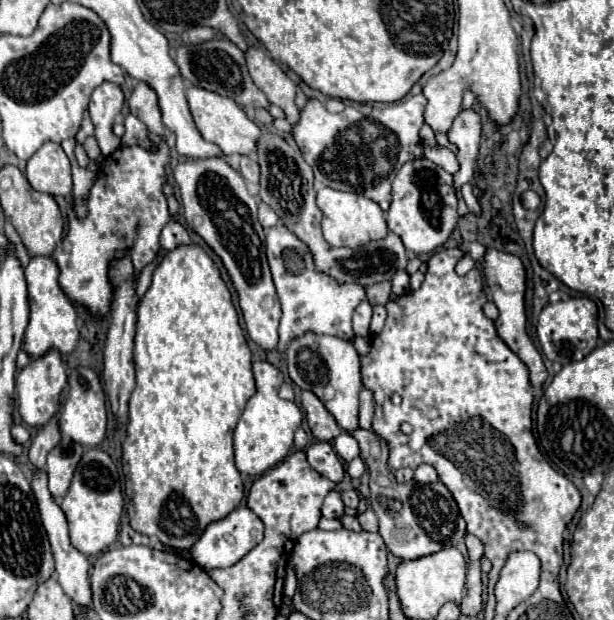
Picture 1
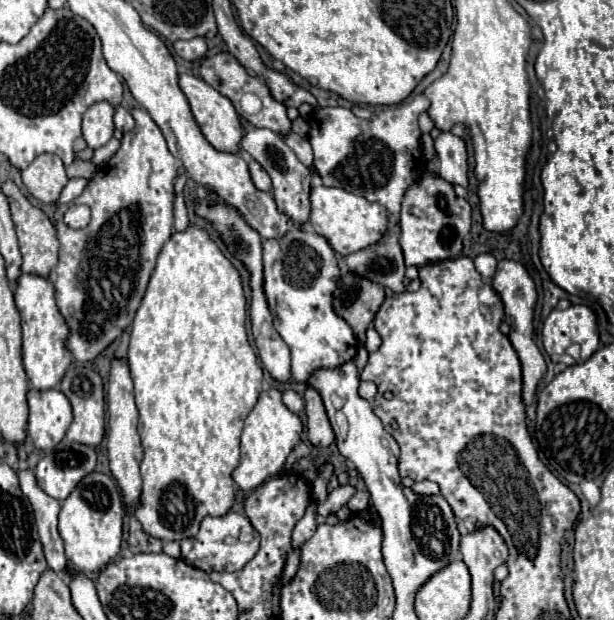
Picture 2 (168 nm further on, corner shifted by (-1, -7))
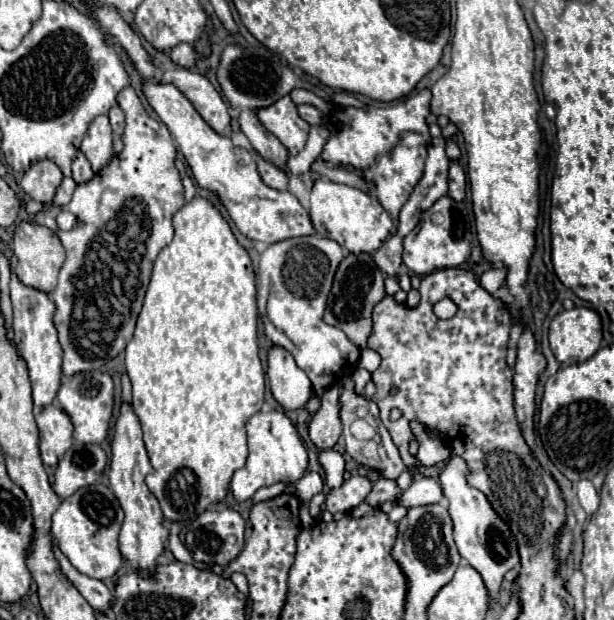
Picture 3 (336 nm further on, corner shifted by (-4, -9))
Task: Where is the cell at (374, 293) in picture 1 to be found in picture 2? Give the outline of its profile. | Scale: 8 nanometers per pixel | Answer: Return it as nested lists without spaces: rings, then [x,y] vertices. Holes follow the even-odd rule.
[[[344,270],[338,278],[338,288],[334,292],[334,312],[348,322],[356,340],[366,342],[366,330],[374,320],[380,304],[384,302],[384,288],[368,278],[356,276],[354,272]]]

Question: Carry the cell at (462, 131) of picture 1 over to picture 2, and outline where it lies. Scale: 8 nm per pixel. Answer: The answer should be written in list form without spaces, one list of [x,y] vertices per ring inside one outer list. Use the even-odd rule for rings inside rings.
[[[440,132],[434,140],[434,150],[438,154],[438,174],[450,184],[468,186],[468,152],[462,138]]]

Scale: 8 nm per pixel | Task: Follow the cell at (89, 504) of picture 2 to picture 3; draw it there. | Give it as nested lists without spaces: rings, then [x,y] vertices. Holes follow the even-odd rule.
[[[91,484],[61,502],[57,512],[53,514],[53,536],[57,536],[61,552],[81,574],[97,580],[107,580],[115,576],[121,566],[121,552],[117,542],[121,522],[123,510],[113,490],[105,484]]]

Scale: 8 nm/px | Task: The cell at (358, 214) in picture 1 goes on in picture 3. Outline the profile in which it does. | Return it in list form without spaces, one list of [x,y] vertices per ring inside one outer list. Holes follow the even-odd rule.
[[[317,178],[313,184],[309,216],[311,216],[313,228],[319,236],[339,242],[351,254],[375,252],[377,248],[381,248],[381,244],[385,242],[385,238],[389,236],[389,232],[393,228],[391,216],[383,210],[383,206],[375,198],[371,198],[367,192],[363,192],[359,188],[337,184],[327,178]]]

